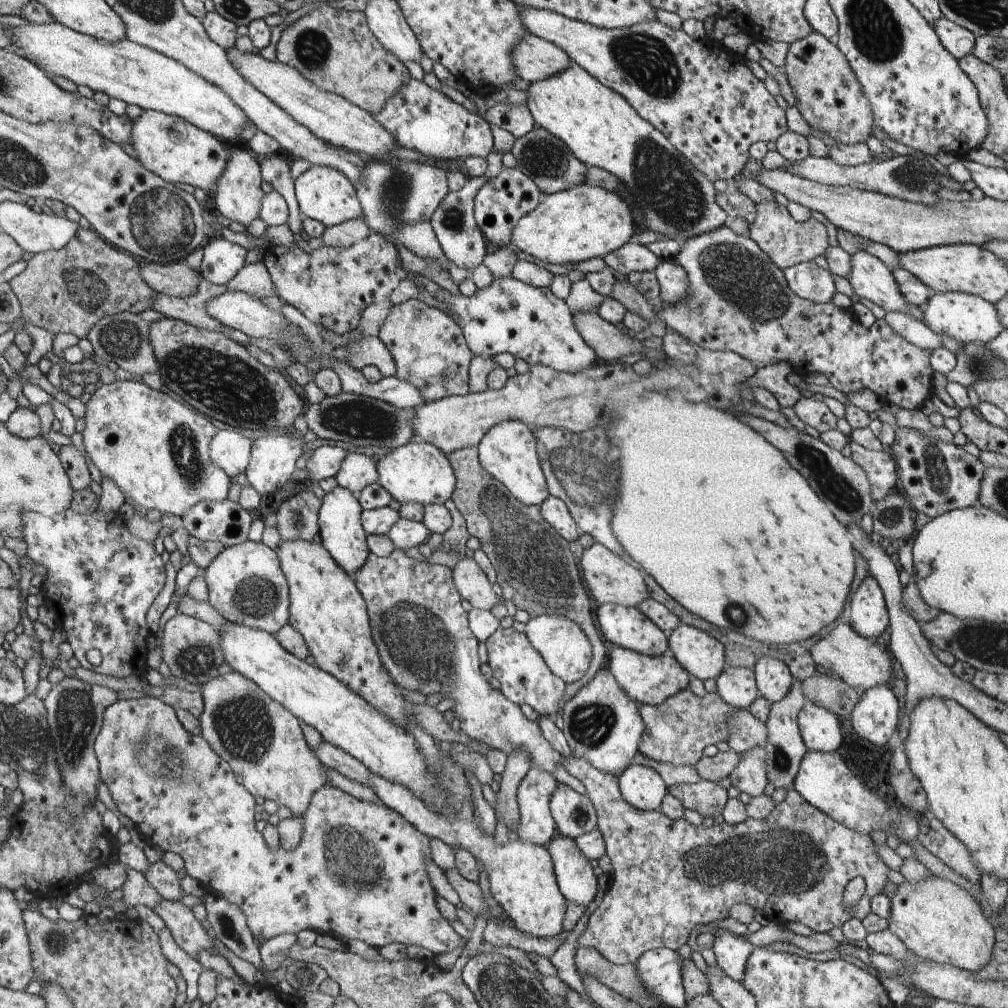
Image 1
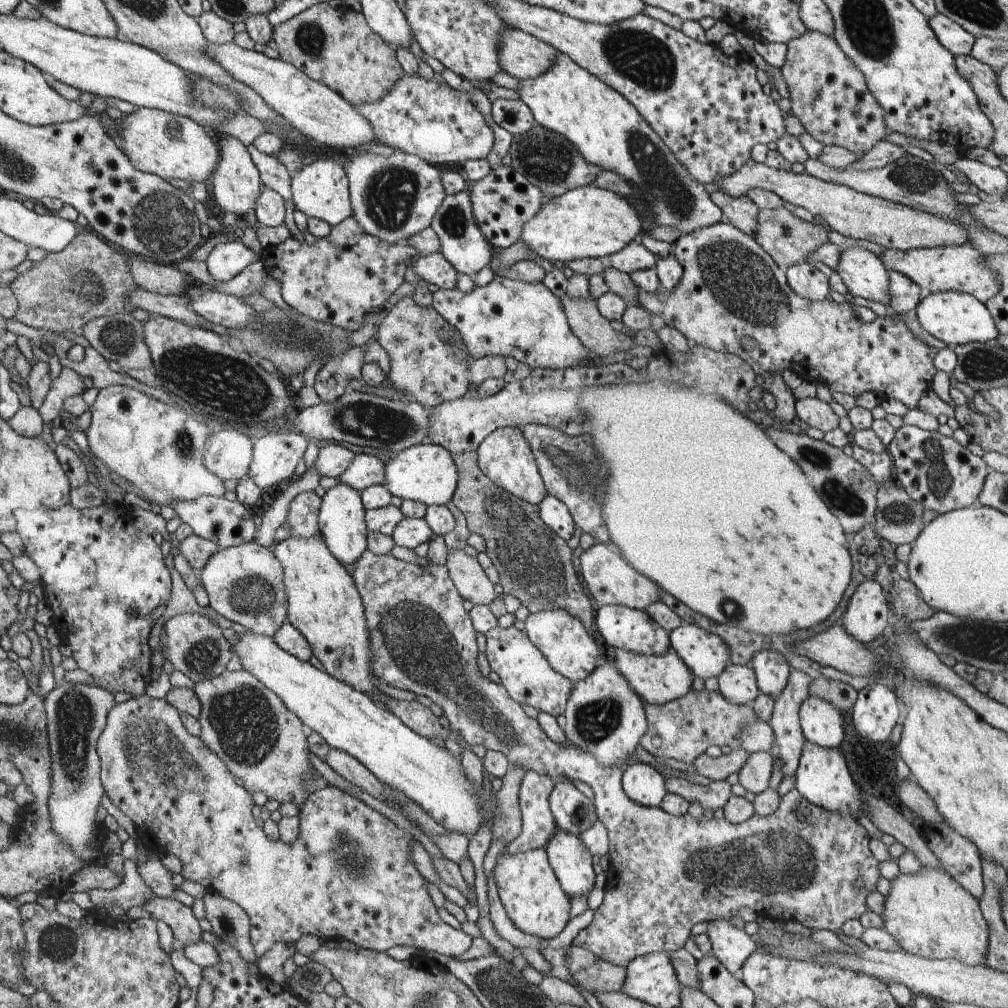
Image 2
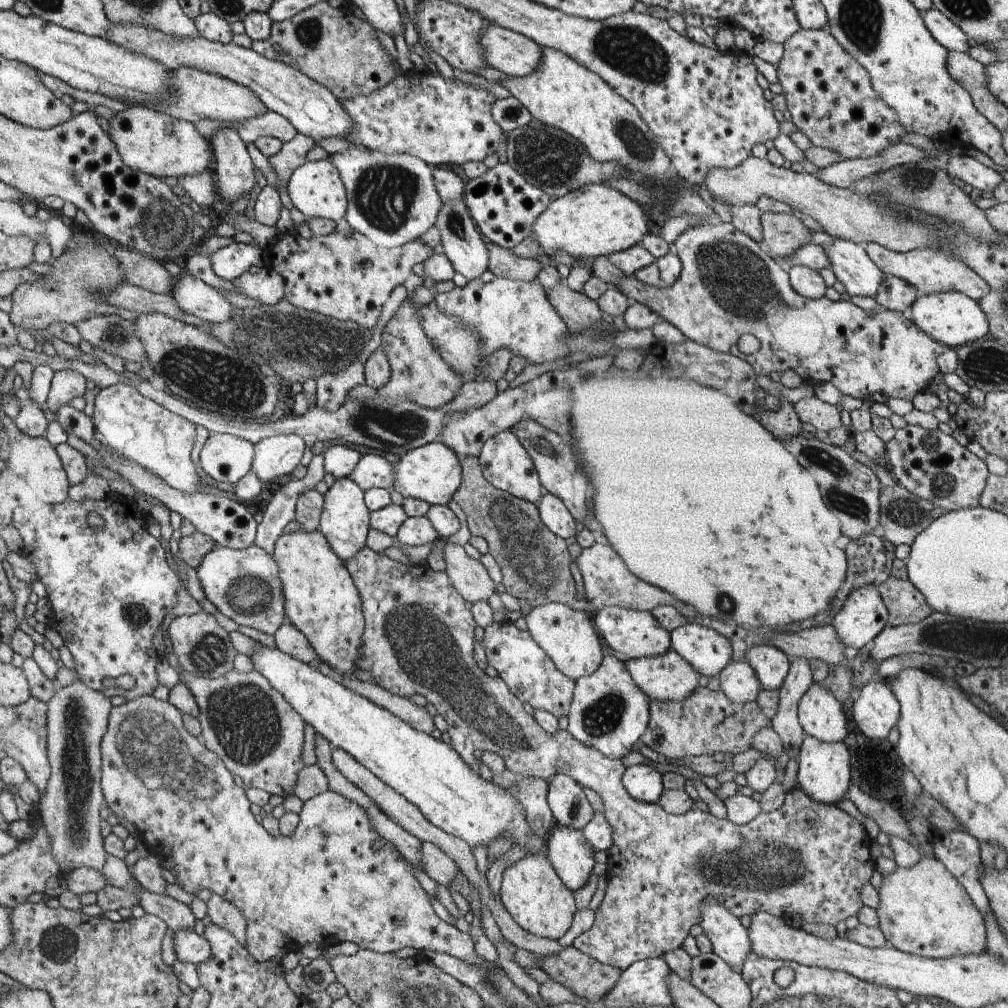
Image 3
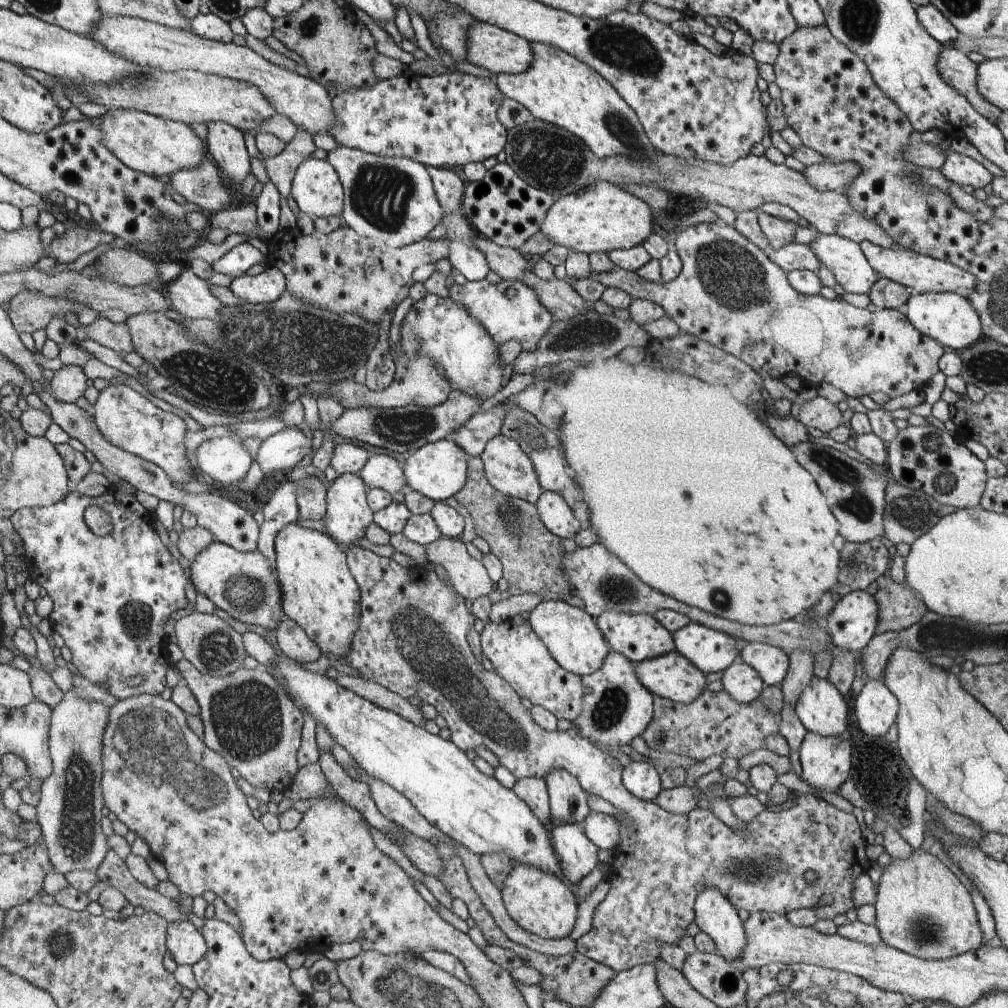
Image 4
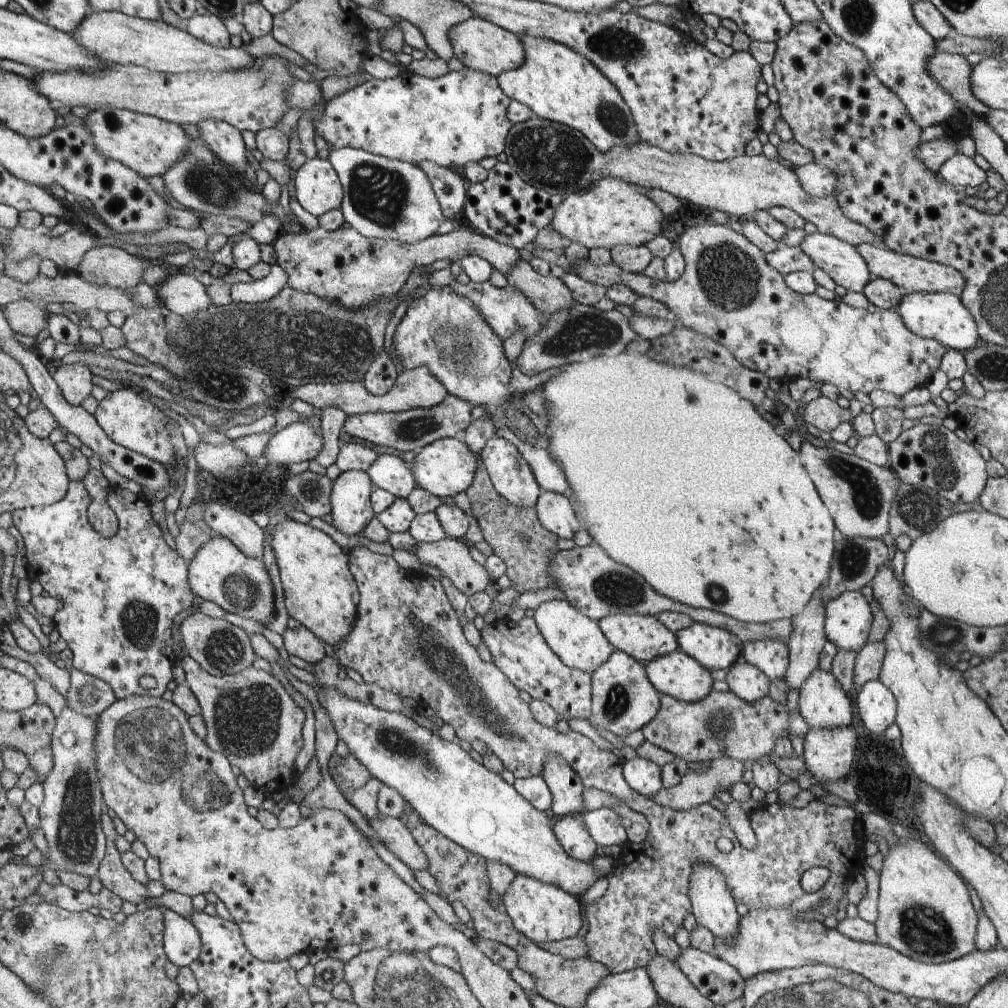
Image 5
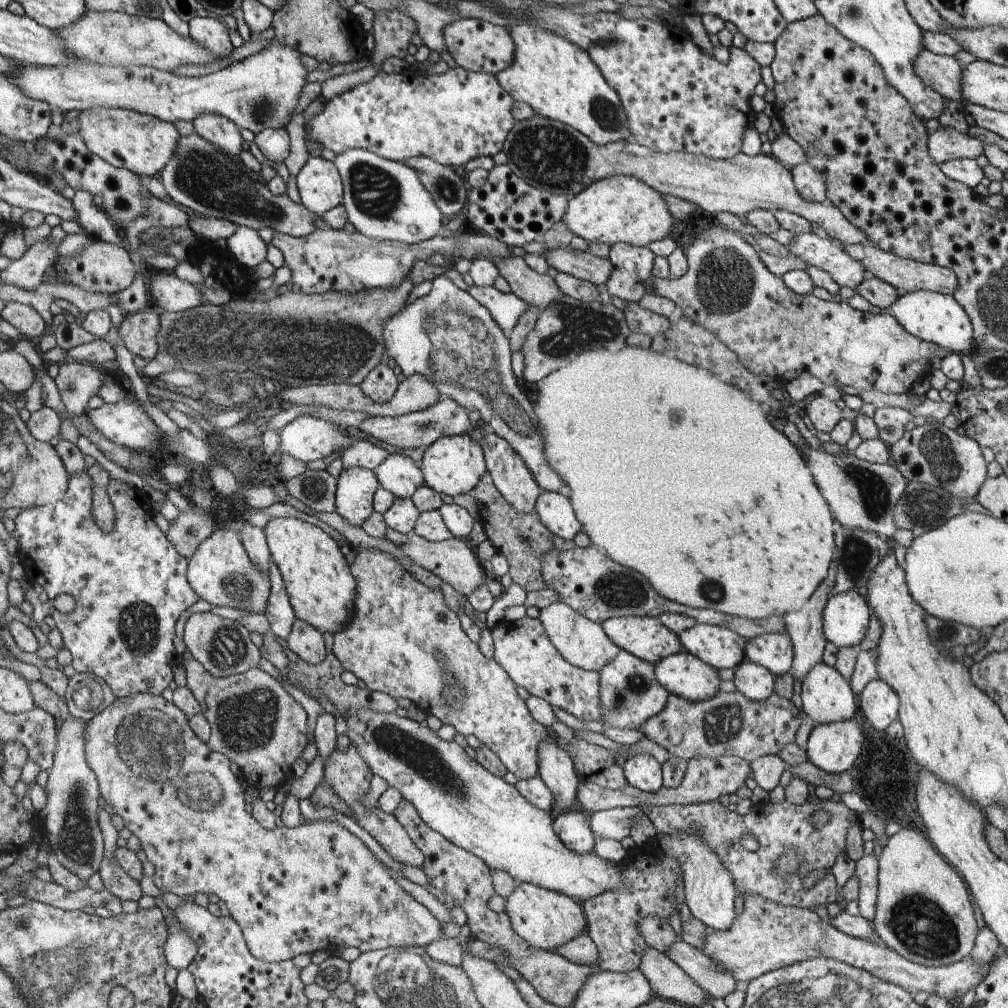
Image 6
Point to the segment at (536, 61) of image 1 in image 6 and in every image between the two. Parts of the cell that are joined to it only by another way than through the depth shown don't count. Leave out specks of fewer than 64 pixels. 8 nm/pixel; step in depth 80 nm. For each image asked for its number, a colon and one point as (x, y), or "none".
2: (522, 55)
3: (516, 55)
4: (500, 51)
5: (480, 45)
6: (476, 45)

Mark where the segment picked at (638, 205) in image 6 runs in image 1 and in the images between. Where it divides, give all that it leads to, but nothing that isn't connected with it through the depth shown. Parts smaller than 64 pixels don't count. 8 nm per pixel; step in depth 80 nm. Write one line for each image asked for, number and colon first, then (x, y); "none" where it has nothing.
1: (573, 225)
2: (586, 222)
3: (597, 221)
4: (605, 217)
5: (611, 212)

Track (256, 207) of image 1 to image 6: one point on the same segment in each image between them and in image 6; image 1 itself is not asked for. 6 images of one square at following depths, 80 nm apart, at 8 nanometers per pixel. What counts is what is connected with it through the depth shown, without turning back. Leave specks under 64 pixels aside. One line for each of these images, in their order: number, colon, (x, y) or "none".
2: (235, 186)
3: (234, 168)
4: (225, 143)
5: (225, 141)
6: (217, 130)

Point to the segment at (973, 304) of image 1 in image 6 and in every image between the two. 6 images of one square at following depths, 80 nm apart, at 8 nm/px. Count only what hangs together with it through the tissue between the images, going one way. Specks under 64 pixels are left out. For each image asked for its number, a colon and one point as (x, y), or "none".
2: (956, 318)
3: (952, 318)
4: (949, 318)
5: (942, 317)
6: (933, 317)

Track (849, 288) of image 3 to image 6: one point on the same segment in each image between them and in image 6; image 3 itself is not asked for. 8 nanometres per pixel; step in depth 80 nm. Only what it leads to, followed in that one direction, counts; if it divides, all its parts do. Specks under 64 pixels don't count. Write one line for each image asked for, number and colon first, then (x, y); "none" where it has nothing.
4: (844, 258)
5: (841, 261)
6: (817, 250)

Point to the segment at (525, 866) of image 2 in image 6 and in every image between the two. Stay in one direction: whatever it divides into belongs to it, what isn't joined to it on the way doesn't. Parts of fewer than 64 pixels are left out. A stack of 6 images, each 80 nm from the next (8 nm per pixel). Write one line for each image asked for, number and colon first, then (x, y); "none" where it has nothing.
3: (535, 896)
4: (543, 904)
5: (543, 913)
6: (547, 920)

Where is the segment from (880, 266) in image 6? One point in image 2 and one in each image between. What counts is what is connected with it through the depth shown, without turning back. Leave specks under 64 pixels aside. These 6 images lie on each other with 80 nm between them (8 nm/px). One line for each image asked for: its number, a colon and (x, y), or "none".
2: (960, 268)
3: (931, 271)
4: (923, 274)
5: (915, 275)

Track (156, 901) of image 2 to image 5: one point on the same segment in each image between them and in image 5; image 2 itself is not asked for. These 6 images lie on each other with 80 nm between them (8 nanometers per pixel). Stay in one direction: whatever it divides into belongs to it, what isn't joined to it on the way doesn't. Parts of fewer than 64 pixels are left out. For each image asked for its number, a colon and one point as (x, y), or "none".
3: (178, 916)
4: (113, 872)
5: (113, 875)

